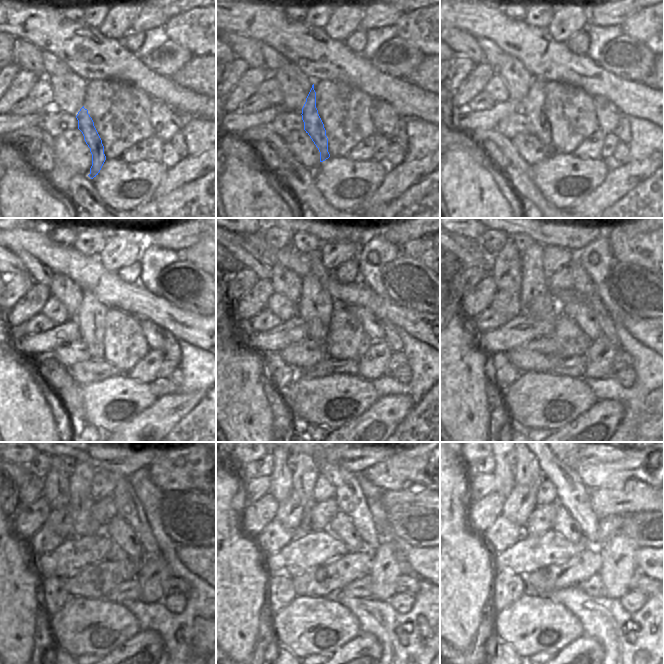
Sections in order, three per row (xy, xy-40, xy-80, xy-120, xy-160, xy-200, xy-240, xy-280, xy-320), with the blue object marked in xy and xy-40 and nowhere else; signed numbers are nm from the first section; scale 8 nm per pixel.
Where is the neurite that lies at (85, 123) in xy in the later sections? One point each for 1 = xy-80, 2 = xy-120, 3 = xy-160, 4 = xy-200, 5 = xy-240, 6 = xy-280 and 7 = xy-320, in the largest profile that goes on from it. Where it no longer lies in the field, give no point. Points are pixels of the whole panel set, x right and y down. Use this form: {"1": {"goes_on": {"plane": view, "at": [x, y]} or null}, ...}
{"1": {"goes_on": {"plane": "xy-80", "at": [533, 105]}}, "2": {"goes_on": {"plane": "xy-120", "at": [91, 317]}}, "3": {"goes_on": {"plane": "xy-160", "at": [315, 307]}}, "4": {"goes_on": {"plane": "xy-200", "at": [536, 301]}}, "5": {"goes_on": {"plane": "xy-240", "at": [81, 502]}}, "6": {"goes_on": {"plane": "xy-280", "at": [304, 476]}}, "7": {"goes_on": {"plane": "xy-320", "at": [527, 470]}}}

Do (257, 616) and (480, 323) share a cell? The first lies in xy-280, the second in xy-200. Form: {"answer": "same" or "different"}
{"answer": "different"}

